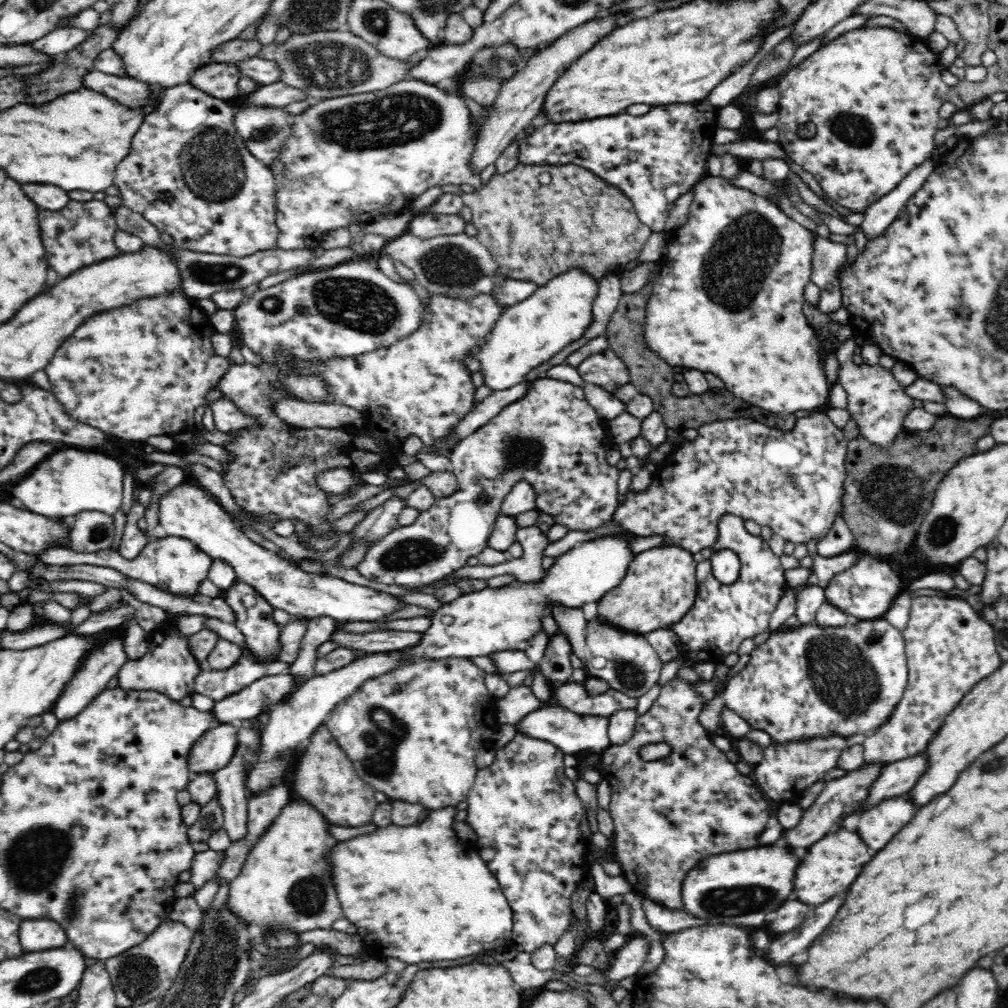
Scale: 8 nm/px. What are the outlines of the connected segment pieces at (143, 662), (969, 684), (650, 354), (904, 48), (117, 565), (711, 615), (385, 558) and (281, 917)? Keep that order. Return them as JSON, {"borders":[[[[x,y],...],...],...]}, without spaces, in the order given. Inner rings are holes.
{"borders":[[[[168,612],[165,623],[150,635],[151,645],[144,657],[136,662],[126,662],[118,672],[119,688],[126,690],[152,690],[174,701],[194,694],[194,681],[205,669],[200,658],[189,647],[189,636],[181,633],[178,619],[185,614]]],[[[944,595],[944,596],[917,596],[911,600],[910,616],[908,619],[908,624],[903,632],[905,638],[905,651],[906,657],[908,657],[908,687],[906,687],[903,697],[900,699],[899,705],[893,710],[890,715],[890,720],[884,723],[872,736],[867,736],[865,743],[863,744],[863,755],[864,760],[867,764],[870,762],[896,762],[902,760],[908,756],[914,754],[925,752],[928,743],[935,737],[935,734],[940,730],[940,727],[947,720],[948,714],[956,708],[957,704],[964,698],[968,691],[972,690],[972,687],[976,686],[983,678],[990,676],[995,673],[996,670],[1004,666],[1002,657],[998,654],[997,639],[995,638],[995,628],[991,625],[991,616],[987,612],[983,611],[972,599],[964,599],[962,597]]],[[[644,285],[639,291],[624,293],[617,306],[616,313],[612,316],[606,331],[610,349],[614,351],[625,363],[629,370],[631,383],[640,394],[652,399],[653,410],[662,415],[668,429],[679,431],[687,428],[699,429],[703,424],[714,421],[722,422],[735,418],[751,418],[756,422],[780,430],[792,430],[797,420],[794,413],[774,413],[757,406],[743,402],[728,389],[709,388],[702,396],[689,394],[677,397],[671,393],[672,367],[663,358],[660,358],[645,342],[644,326],[646,324],[647,302],[652,294],[653,285]]],[[[866,25],[856,28],[856,30],[850,30],[850,32],[844,32],[844,34],[836,36],[834,40],[830,40],[828,44],[820,47],[814,54],[810,54],[808,58],[804,58],[800,64],[792,66],[784,76],[777,80],[776,85],[781,94],[779,109],[777,110],[779,114],[778,124],[776,124],[779,130],[777,143],[792,162],[799,164],[804,170],[814,175],[818,184],[832,201],[854,211],[854,213],[864,213],[874,202],[878,202],[882,196],[892,192],[911,170],[930,159],[933,150],[936,149],[934,136],[940,130],[938,129],[938,121],[941,118],[939,110],[948,101],[947,94],[949,91],[949,86],[942,81],[941,72],[943,69],[938,53],[930,49],[926,40],[916,37],[910,32],[905,33],[885,26],[871,27]]],[[[175,536],[158,538],[149,542],[134,560],[122,558],[120,553],[110,549],[110,547],[98,552],[76,553],[64,546],[44,551],[38,560],[44,564],[92,564],[114,568],[130,578],[138,579],[164,592],[182,597],[200,595],[200,585],[209,578],[209,570],[213,563],[210,556],[203,553],[192,541]]],[[[722,514],[718,520],[718,538],[711,549],[733,550],[740,559],[740,576],[732,584],[722,584],[714,575],[711,559],[700,558],[696,567],[697,597],[692,608],[672,629],[680,639],[682,655],[693,664],[719,660],[724,655],[734,654],[743,640],[753,638],[769,628],[771,614],[778,601],[788,593],[784,577],[785,568],[779,556],[760,535],[752,535],[744,527],[744,519],[735,514]]],[[[539,378],[528,383],[526,394],[505,406],[484,426],[480,426],[459,440],[449,454],[450,471],[457,478],[457,489],[448,498],[437,501],[410,526],[401,526],[374,543],[357,566],[359,573],[380,584],[396,584],[416,588],[452,575],[466,565],[472,556],[487,547],[497,516],[506,495],[517,482],[526,481],[534,487],[536,509],[553,517],[555,524],[570,531],[591,531],[611,520],[618,502],[618,472],[616,465],[608,462],[606,441],[610,434],[592,405],[588,404],[584,391],[571,382],[560,379]]],[[[304,800],[290,802],[274,818],[274,822],[263,831],[258,842],[252,846],[242,870],[230,883],[227,905],[234,914],[243,918],[253,931],[260,933],[262,928],[291,928],[296,932],[330,929],[335,920],[345,918],[338,898],[333,870],[331,867],[331,850],[339,843],[329,830],[334,827],[316,807]]]]}

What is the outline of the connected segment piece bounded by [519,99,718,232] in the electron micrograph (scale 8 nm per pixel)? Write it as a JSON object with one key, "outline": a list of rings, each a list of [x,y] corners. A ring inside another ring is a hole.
{"outline":[[[704,99],[695,101],[694,103],[672,103],[671,105],[658,105],[657,107],[651,107],[651,109],[644,115],[632,116],[627,112],[618,113],[612,116],[603,116],[600,118],[584,119],[578,122],[558,122],[548,123],[546,126],[537,128],[528,134],[519,142],[519,159],[521,164],[550,164],[554,166],[558,165],[576,165],[592,171],[594,175],[602,178],[611,186],[617,187],[630,201],[633,202],[633,206],[639,220],[648,226],[654,232],[665,231],[665,226],[668,222],[668,216],[670,210],[676,204],[676,200],[684,194],[688,194],[690,190],[693,190],[696,183],[701,182],[705,175],[707,175],[707,161],[712,153],[712,144],[715,130],[717,129],[717,115],[718,110],[716,107],[708,105],[708,102]]]}

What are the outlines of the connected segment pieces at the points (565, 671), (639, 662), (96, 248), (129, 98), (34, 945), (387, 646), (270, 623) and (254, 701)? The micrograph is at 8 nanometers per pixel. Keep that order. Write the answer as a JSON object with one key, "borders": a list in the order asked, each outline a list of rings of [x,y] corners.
{"borders":[[[[557,633],[548,641],[543,660],[539,663],[540,673],[550,685],[552,691],[556,686],[568,684],[574,672],[571,666],[570,643],[564,633]]],[[[596,616],[587,621],[586,642],[590,650],[590,661],[586,669],[588,677],[609,682],[609,689],[636,699],[647,694],[657,684],[663,663],[644,634],[624,630]]],[[[94,199],[86,202],[70,200],[70,204],[58,212],[40,210],[40,230],[48,262],[60,276],[121,256],[114,243],[117,228],[113,212],[105,201]]],[[[92,68],[84,74],[83,86],[114,98],[130,108],[148,104],[149,85],[132,77],[118,77]]],[[[48,919],[21,921],[19,940],[24,953],[47,951],[68,946],[64,929],[56,921]]],[[[374,631],[363,635],[333,633],[331,640],[357,653],[379,653],[413,649],[423,639],[423,633],[402,631]]],[[[238,579],[224,590],[223,599],[234,611],[233,622],[242,631],[242,635],[244,635],[242,650],[250,651],[252,653],[252,660],[263,664],[263,666],[268,666],[268,663],[278,662],[283,644],[279,639],[282,626],[273,617],[273,610],[275,608],[266,599],[262,598],[256,589]]],[[[290,673],[264,676],[240,694],[216,701],[210,713],[218,725],[231,724],[233,720],[252,720],[262,712],[262,708],[280,702],[293,687],[294,680]]]]}

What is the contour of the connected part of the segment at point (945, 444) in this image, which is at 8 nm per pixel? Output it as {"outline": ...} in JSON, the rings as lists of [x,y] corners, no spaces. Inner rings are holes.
{"outline":[[[985,411],[974,419],[938,417],[930,430],[904,429],[891,447],[876,447],[858,436],[848,443],[841,516],[854,535],[854,545],[872,556],[898,555],[911,548],[935,490],[946,473],[962,458],[977,452],[977,440],[989,434],[998,411]]]}

